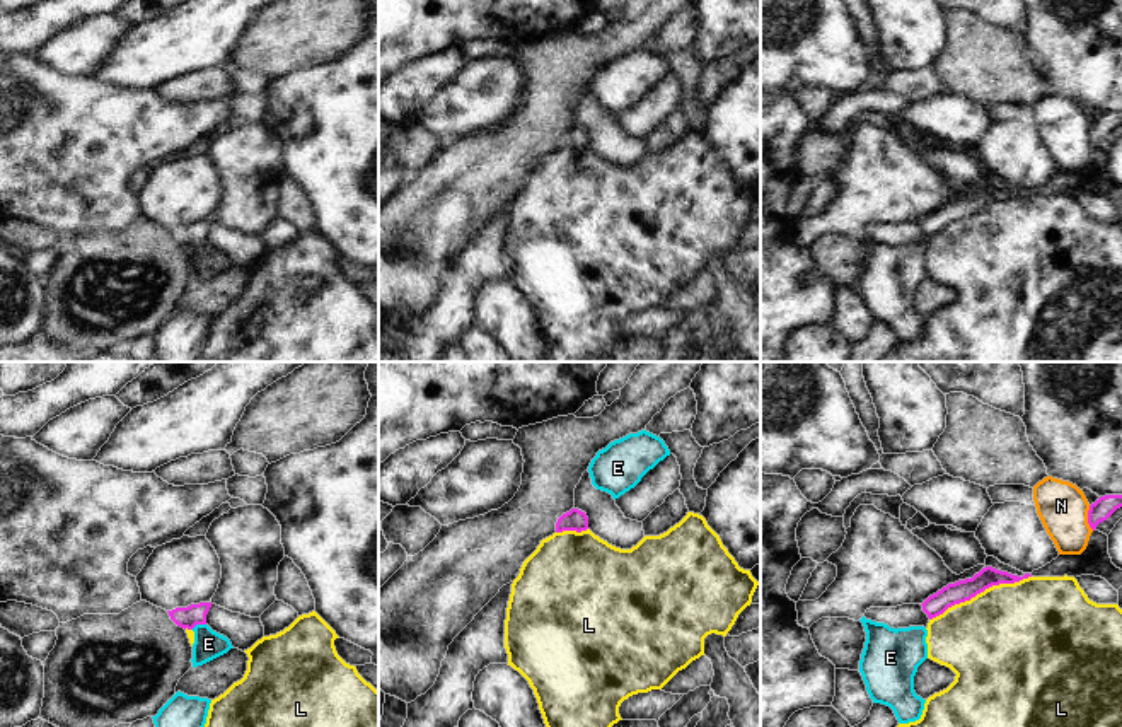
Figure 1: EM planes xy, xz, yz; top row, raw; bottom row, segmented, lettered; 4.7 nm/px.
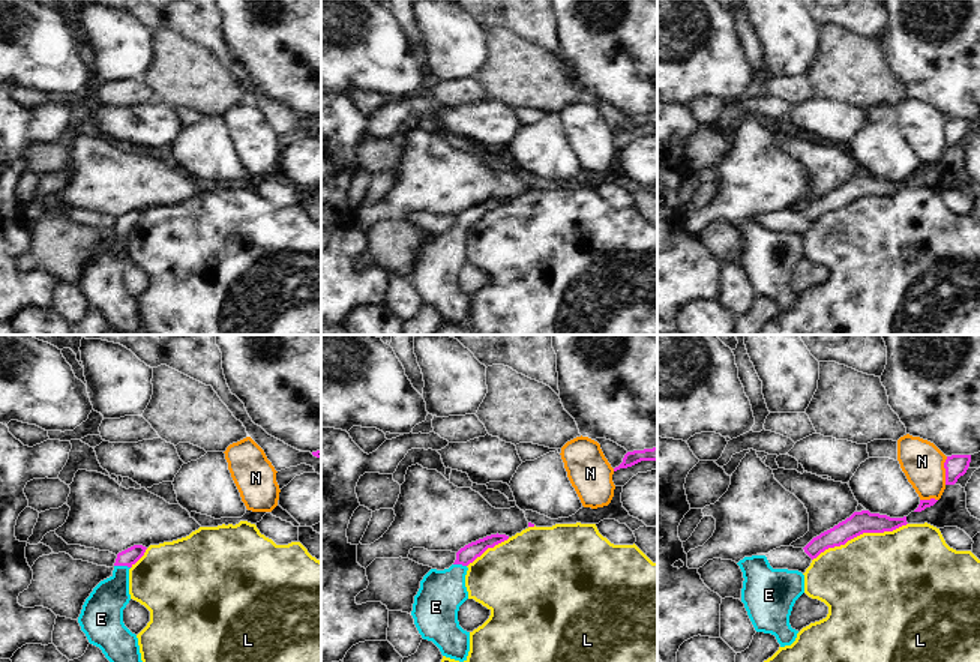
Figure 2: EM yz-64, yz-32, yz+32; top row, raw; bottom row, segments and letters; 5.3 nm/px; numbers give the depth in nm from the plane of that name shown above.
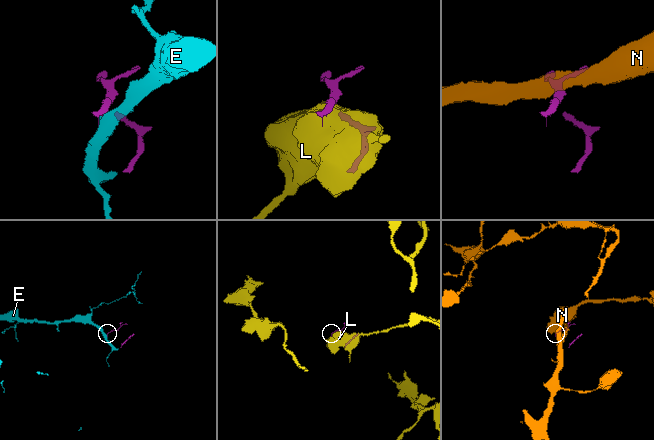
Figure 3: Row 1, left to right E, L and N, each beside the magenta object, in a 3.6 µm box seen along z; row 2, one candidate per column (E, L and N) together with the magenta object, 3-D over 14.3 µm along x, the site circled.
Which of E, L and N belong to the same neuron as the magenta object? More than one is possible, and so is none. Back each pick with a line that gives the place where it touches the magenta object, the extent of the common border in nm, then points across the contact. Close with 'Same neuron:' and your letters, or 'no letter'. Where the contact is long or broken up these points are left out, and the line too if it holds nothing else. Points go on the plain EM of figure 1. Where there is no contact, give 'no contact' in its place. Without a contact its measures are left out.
E: contact xy (198, 241); length 80 nm; way xy (193, 232), (198, 241), (208, 261)
Same neuron: E

